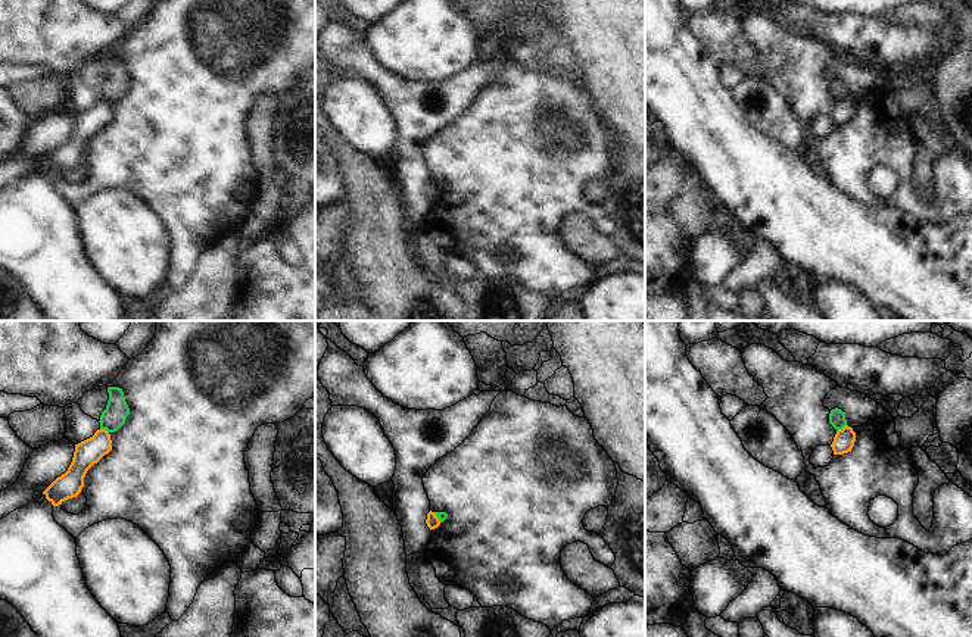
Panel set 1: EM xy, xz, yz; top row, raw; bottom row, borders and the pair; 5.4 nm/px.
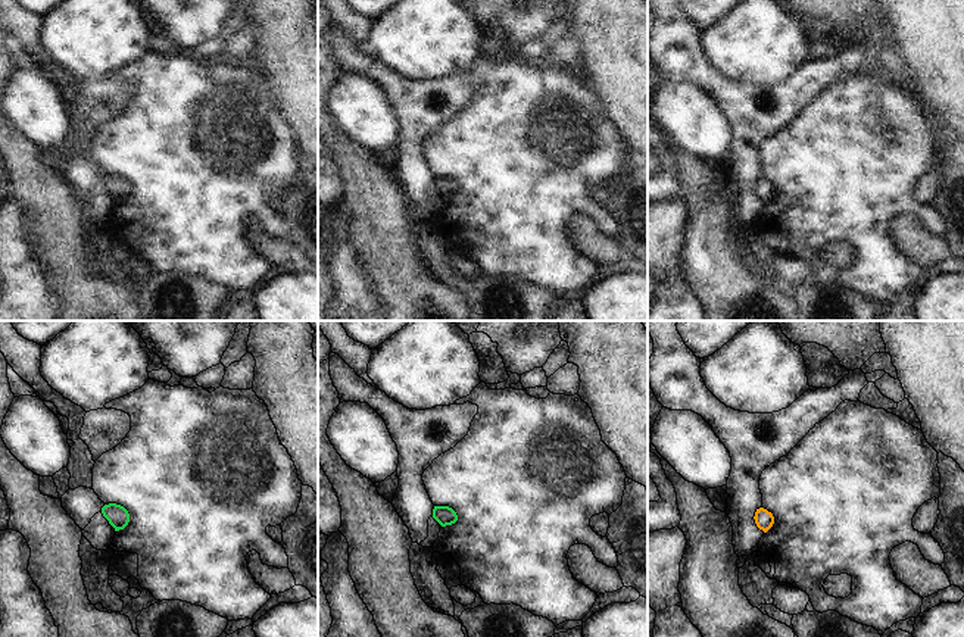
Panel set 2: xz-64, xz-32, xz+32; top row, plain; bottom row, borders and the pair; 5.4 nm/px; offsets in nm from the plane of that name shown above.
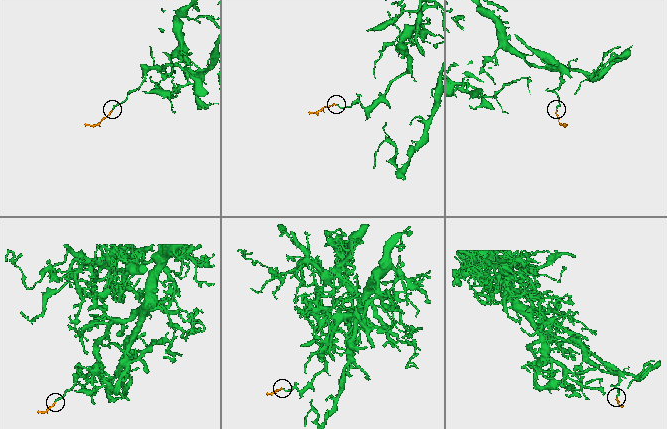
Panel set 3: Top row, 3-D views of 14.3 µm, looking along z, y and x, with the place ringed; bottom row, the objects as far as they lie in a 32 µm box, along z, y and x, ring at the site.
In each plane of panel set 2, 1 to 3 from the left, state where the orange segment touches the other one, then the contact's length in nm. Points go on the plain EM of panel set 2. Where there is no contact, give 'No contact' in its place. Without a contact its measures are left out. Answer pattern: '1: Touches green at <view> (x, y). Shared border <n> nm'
1: No contact
2: No contact
3: No contact

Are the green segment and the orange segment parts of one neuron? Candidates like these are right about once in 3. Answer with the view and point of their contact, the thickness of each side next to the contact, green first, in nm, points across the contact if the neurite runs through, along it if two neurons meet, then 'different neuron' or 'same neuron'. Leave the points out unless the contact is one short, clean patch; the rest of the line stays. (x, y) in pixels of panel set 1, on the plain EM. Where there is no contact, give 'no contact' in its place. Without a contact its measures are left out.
contact yz (841, 99); calibres 100 and 120 nm; border yz (846, 94), (837, 102); different neuron

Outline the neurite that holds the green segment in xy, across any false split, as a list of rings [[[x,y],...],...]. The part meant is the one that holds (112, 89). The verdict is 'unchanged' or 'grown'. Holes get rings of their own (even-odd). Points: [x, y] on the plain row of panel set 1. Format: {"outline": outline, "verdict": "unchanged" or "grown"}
{"outline": [[[108,57],[109,71],[106,79],[100,85],[100,99],[108,103],[118,102],[130,84],[122,59]]], "verdict": "unchanged"}

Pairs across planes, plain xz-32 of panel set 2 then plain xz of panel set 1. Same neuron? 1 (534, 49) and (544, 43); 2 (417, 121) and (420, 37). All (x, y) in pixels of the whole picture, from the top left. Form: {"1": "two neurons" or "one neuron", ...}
{"1": "two neurons", "2": "two neurons"}

